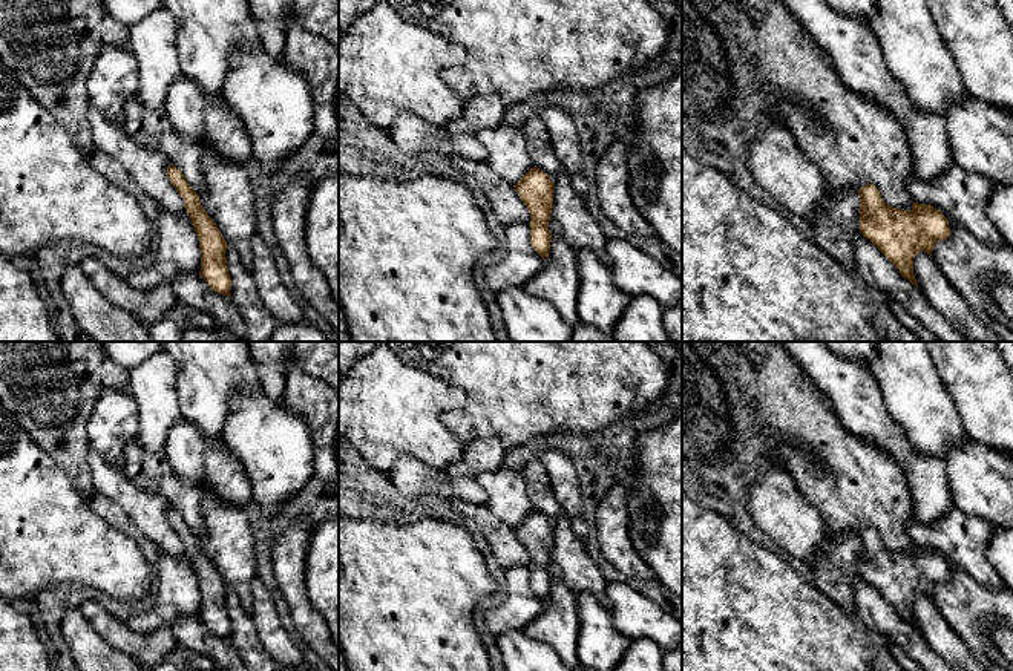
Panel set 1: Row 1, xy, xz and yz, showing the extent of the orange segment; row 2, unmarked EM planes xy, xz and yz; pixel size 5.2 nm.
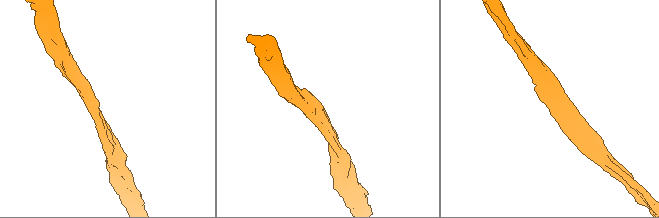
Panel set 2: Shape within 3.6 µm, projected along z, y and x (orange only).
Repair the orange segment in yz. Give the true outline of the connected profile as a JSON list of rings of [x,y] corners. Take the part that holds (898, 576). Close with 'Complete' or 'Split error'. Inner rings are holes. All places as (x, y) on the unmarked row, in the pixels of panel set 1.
[[[874,527],[863,529],[857,536],[860,539],[860,576],[878,590],[904,622],[918,630],[913,601],[918,594],[932,599],[935,588],[950,579],[949,562],[932,548],[918,545],[913,545],[910,553],[889,550]]]. Complete

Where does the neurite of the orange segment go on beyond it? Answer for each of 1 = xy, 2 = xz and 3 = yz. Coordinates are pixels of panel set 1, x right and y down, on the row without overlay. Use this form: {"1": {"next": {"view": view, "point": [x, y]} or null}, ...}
{"1": {"next": null}, "2": {"next": null}, "3": {"next": null}}

